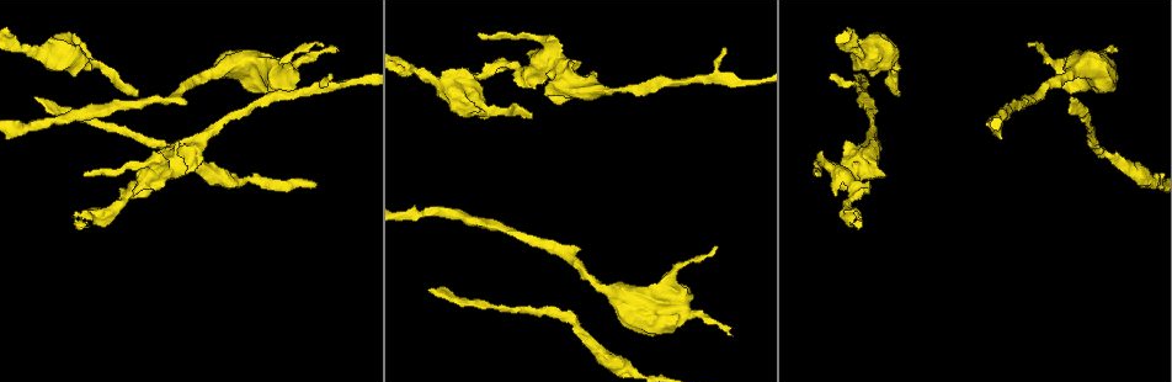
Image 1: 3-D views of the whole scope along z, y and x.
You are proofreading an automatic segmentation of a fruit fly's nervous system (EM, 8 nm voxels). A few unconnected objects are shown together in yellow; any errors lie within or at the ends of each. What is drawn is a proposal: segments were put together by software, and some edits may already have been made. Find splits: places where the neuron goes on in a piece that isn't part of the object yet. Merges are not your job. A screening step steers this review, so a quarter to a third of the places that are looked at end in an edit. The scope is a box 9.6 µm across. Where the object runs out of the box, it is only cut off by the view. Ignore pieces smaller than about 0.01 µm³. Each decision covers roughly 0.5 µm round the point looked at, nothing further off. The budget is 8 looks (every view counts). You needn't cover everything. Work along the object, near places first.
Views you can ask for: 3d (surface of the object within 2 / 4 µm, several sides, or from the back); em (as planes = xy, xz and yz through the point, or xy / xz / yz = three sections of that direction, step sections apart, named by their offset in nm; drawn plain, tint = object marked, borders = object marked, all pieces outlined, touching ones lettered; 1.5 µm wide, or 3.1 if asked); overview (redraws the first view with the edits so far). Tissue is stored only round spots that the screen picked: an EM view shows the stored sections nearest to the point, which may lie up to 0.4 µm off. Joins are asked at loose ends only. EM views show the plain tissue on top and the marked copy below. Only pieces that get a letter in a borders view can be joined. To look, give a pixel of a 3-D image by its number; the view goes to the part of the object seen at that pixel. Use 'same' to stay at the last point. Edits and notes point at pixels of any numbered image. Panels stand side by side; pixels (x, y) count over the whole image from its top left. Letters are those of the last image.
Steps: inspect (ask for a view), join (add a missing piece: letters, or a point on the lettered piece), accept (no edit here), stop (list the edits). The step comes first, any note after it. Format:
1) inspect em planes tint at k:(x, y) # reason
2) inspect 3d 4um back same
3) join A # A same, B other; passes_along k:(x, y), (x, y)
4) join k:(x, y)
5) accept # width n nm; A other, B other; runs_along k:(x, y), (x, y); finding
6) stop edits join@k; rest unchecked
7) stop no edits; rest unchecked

inspect 3d 4um at 1:(36, 97) # tapers out

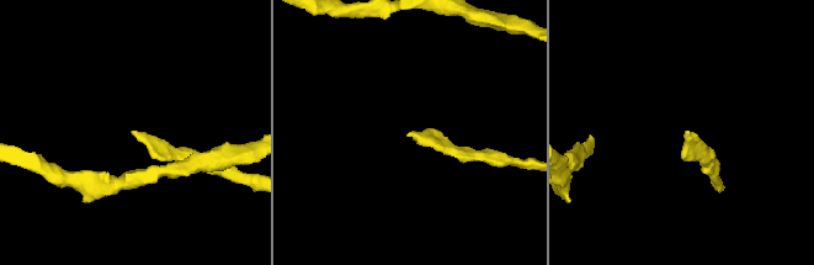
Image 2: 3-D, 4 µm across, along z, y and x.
inspect em planes borders at 2:(407, 134) # need the tissue

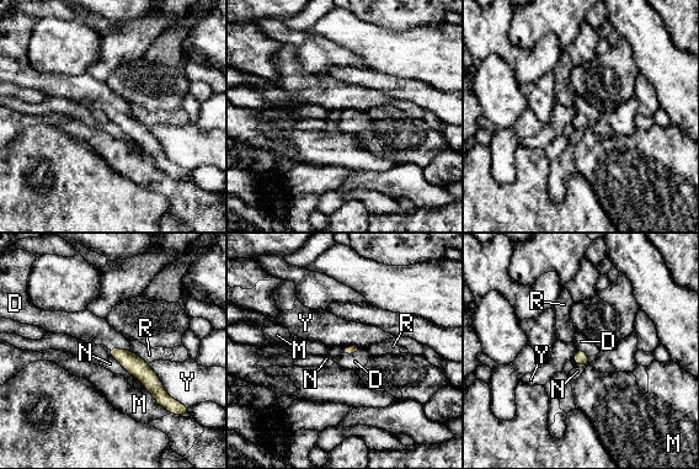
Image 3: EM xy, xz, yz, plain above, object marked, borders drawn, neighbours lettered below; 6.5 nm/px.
join 3:(87, 328) # D same, M other, N other, R other, Y other; passes_along 3:(132, 363), (118, 348), (87, 328); the neuron continues

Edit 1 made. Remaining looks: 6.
inspect overview # see it whole again

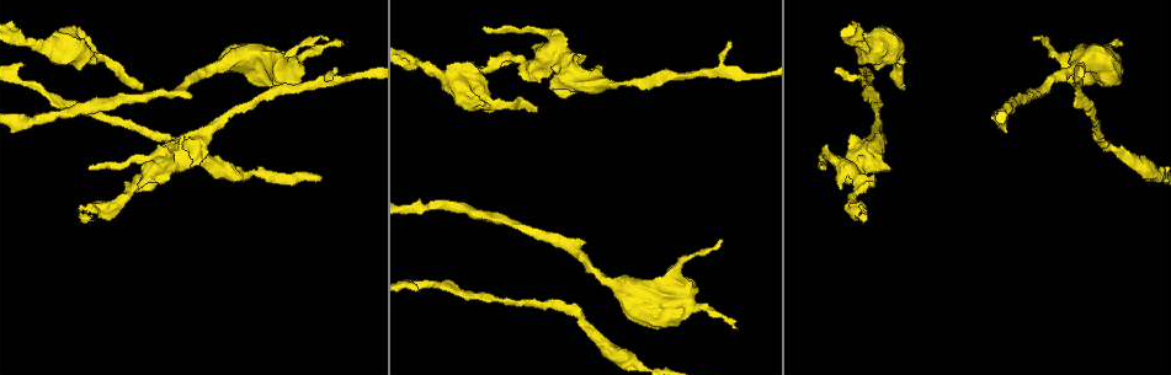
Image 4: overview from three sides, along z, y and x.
inspect 3d 4um at 4:(344, 44) # free end

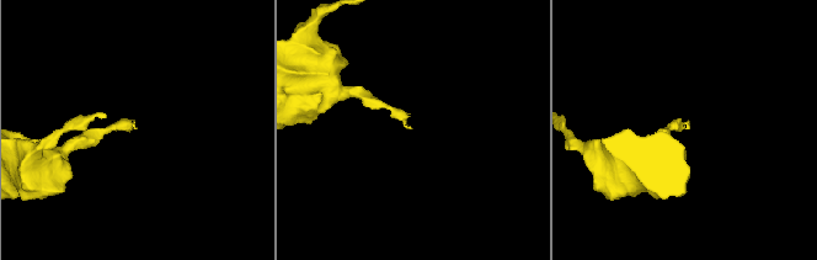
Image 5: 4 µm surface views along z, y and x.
inspect em planes borders at 5:(131, 121)

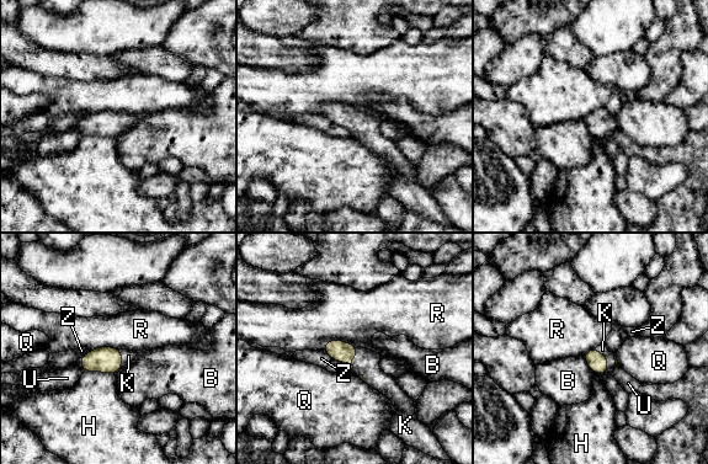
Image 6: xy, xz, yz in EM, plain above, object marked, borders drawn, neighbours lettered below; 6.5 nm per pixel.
join 6:(602, 350) # longest_contact R 240 nm; B other, H other, K same, Q other, R other, U other, Z other; passes_along 6:(592, 357), (607, 357), (602, 350); the neuron continues

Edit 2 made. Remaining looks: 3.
inspect em xy step 4 borders at 4:(902, 87) # tapers out

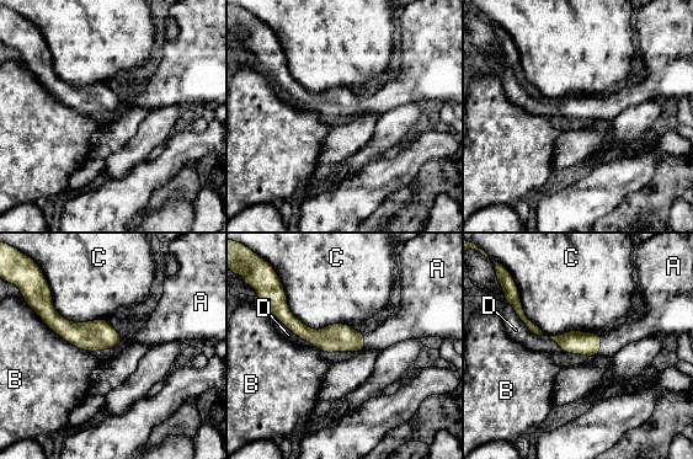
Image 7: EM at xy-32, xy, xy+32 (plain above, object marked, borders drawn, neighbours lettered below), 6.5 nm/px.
inspect em planes borders same

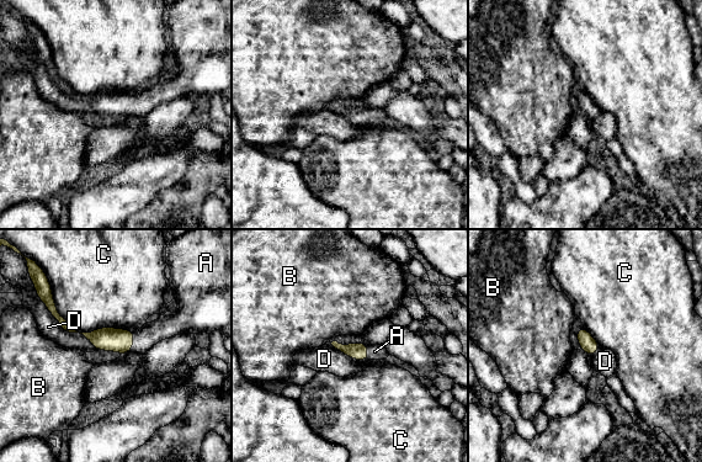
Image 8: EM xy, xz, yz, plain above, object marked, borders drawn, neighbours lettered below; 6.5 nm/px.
join 8:(166, 325) # longest_contact C 360 nm; A same, B other, C other, D other; it goes on there

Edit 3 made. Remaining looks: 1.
stop edits join@3, join@6, join@8; rest unchecked

